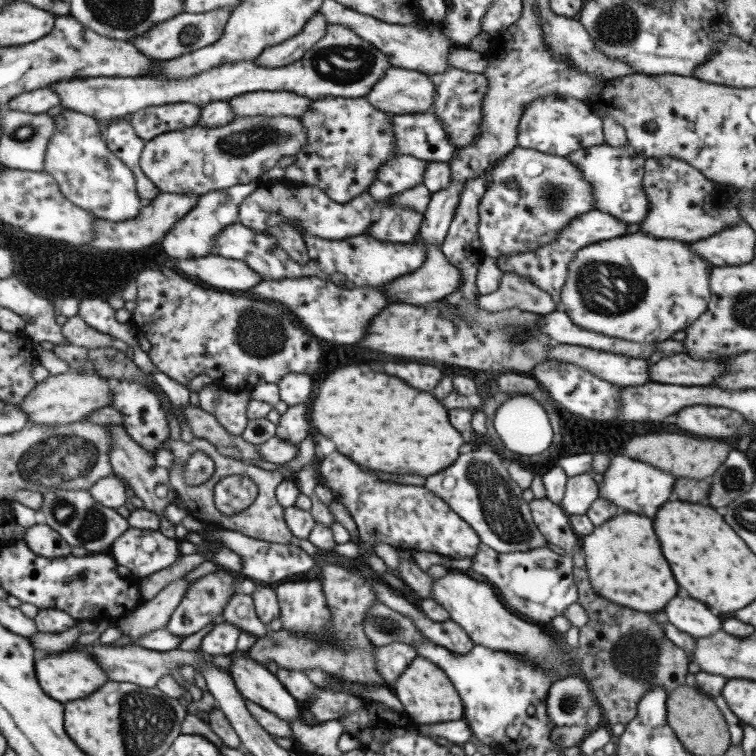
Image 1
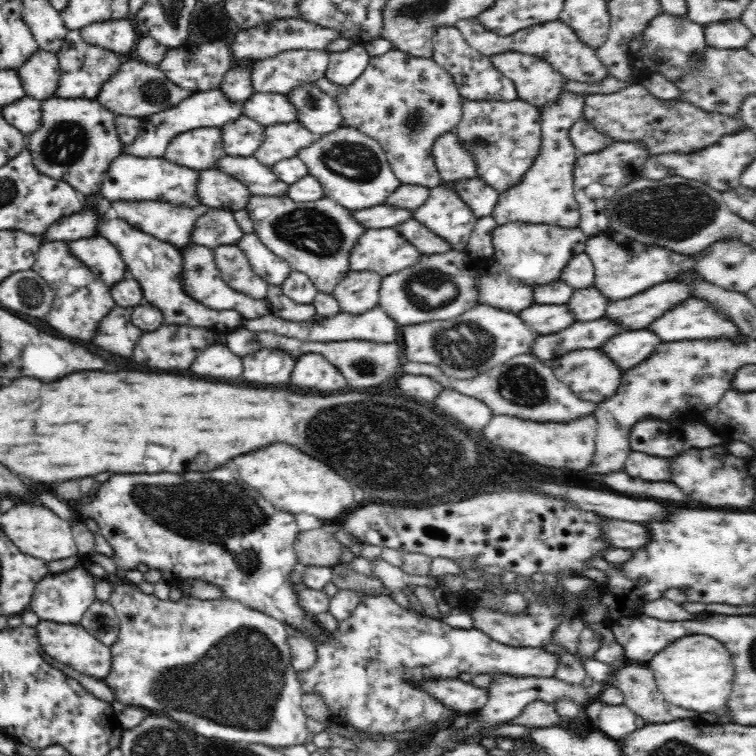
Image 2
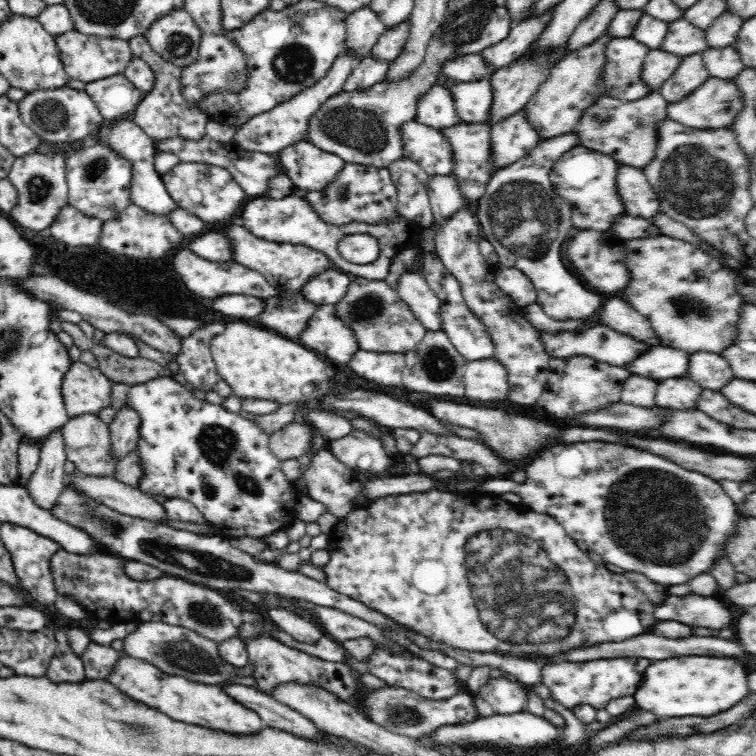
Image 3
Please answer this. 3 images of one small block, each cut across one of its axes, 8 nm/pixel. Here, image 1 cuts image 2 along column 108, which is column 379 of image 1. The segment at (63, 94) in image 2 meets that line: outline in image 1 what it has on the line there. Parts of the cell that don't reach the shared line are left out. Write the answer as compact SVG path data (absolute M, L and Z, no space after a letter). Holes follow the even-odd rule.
M329 24L323 37L306 51L306 54L286 66L262 68L255 61L226 62L205 70L194 78L167 78L167 76L142 77L94 77L56 81L49 87L60 97L60 104L66 109L94 117L97 120L126 119L146 107L188 102L199 107L218 100L256 91L293 92L311 99L324 97L360 98L383 77L391 65L381 50L360 38L355 32L342 25Z

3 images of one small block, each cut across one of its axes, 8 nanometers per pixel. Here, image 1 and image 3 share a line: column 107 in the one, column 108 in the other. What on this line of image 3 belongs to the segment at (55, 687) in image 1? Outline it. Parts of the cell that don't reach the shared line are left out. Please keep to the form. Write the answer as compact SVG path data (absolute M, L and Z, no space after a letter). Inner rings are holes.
M121 652L108 682L114 684L122 694L138 700L150 708L164 712L174 720L216 729L232 734L251 735L265 726L260 715L222 691L222 686L192 682L179 675L170 675L140 658L133 658Z

